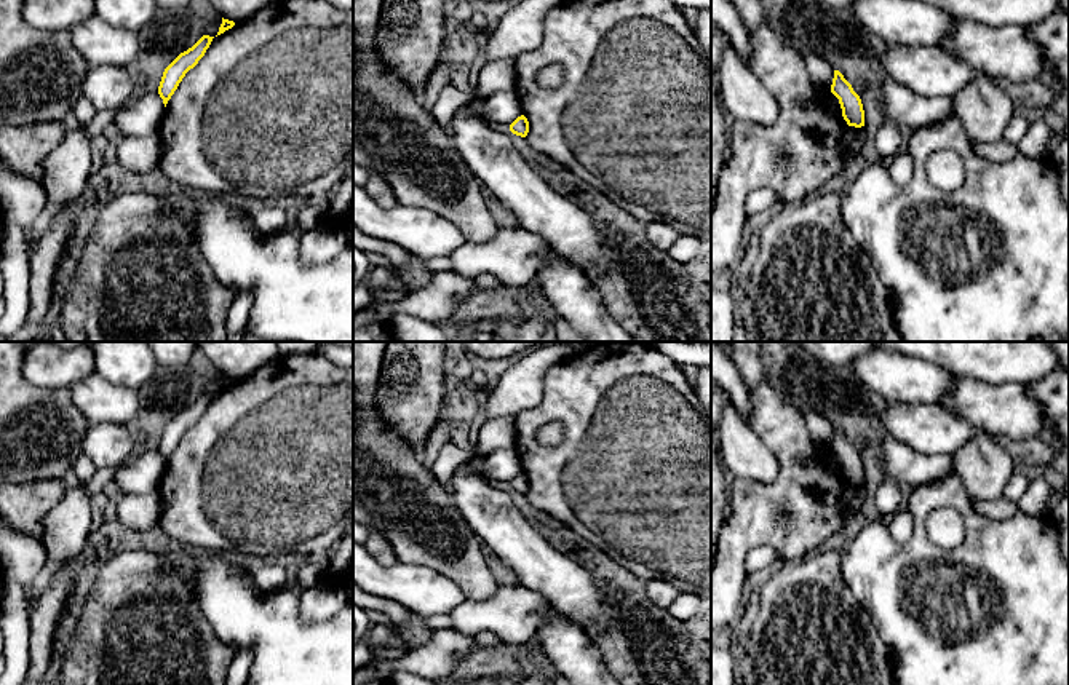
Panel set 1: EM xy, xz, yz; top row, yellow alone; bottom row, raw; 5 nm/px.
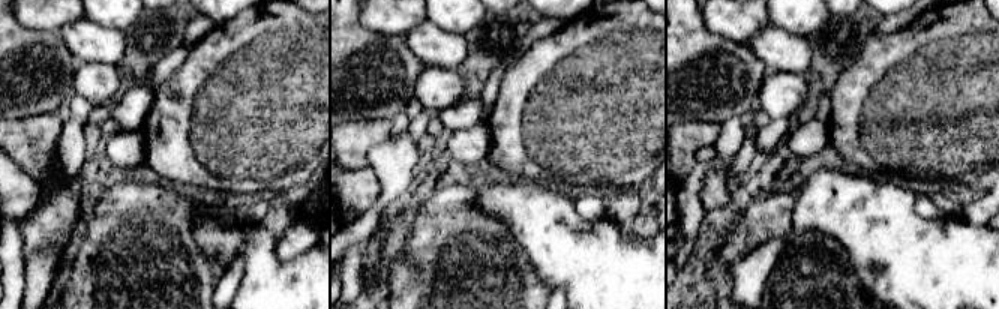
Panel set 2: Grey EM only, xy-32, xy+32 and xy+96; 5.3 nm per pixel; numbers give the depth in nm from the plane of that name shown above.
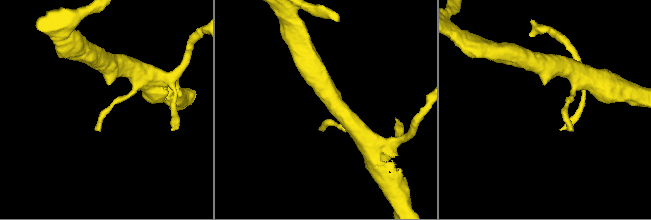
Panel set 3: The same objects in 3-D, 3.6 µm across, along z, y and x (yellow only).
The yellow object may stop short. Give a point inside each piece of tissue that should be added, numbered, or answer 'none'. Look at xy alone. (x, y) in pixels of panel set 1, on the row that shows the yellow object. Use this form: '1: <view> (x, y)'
none

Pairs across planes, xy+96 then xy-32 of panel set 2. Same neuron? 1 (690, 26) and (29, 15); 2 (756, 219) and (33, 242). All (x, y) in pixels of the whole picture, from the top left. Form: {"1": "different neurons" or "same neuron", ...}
{"1": "different neurons", "2": "different neurons"}

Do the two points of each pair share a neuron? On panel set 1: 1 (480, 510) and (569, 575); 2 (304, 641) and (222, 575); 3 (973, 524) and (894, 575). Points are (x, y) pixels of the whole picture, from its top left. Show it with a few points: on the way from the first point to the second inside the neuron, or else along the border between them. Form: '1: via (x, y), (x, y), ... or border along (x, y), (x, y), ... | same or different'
1: via (502, 527), (547, 570) | same
2: via (283, 636), (243, 596) | same
3: via (965, 548), (957, 556), (935, 556), (917, 562) | same

